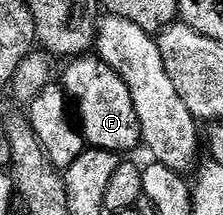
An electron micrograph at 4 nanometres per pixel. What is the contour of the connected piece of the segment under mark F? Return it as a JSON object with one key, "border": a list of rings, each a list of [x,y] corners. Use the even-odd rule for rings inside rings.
{"border":[[[93,55],[70,60],[66,65],[69,66],[65,69],[63,88],[76,116],[77,113],[81,116],[79,129],[86,142],[92,148],[105,149],[108,153],[132,154],[129,152],[142,144],[141,124],[135,115],[135,103],[127,83],[123,83],[123,79],[110,65]]]}

